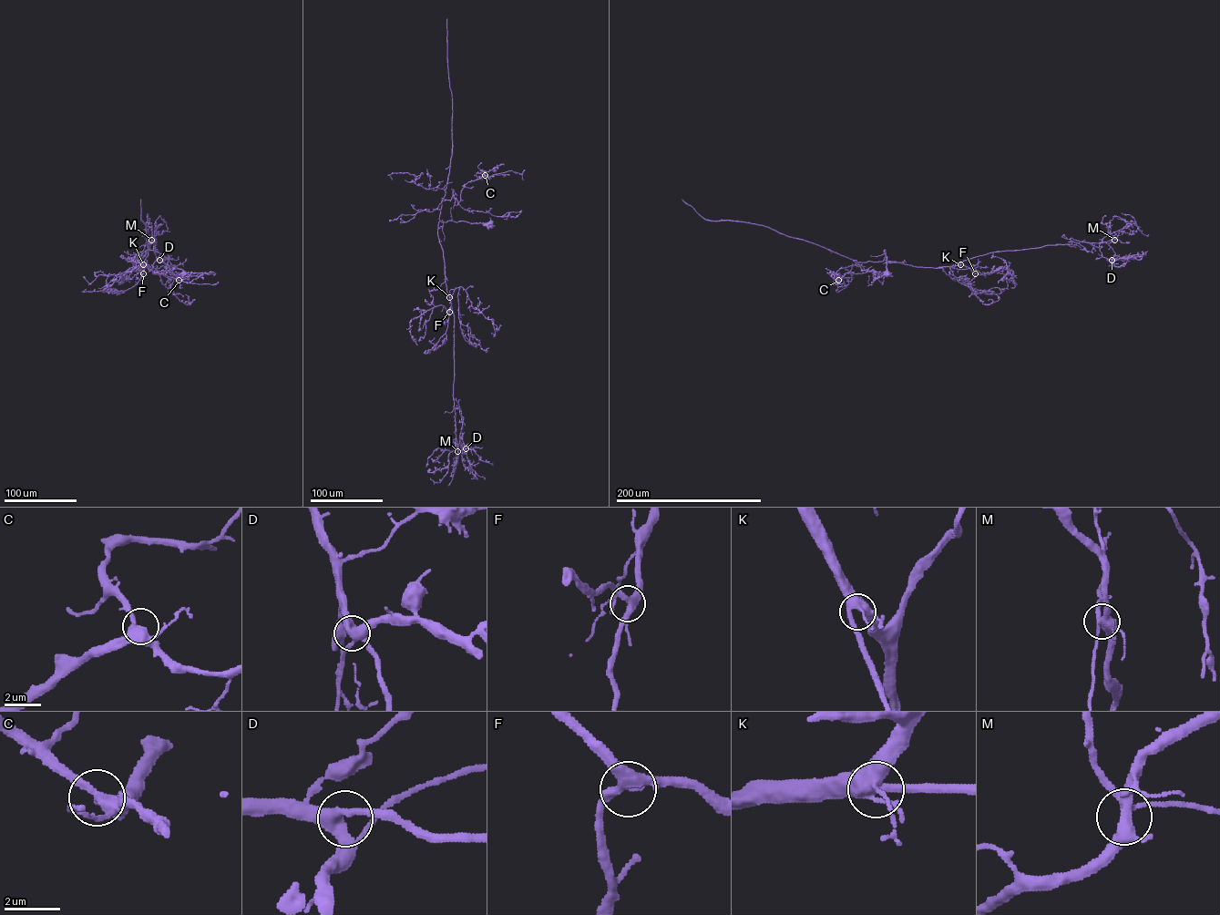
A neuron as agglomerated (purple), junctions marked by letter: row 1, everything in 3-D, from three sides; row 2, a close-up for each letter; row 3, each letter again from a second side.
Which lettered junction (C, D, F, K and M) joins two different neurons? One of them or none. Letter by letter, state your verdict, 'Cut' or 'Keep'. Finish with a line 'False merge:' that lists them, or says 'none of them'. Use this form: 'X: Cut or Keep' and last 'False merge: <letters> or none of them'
C: Keep
D: Keep
F: Keep
K: Keep
M: Keep
False merge: none of them

